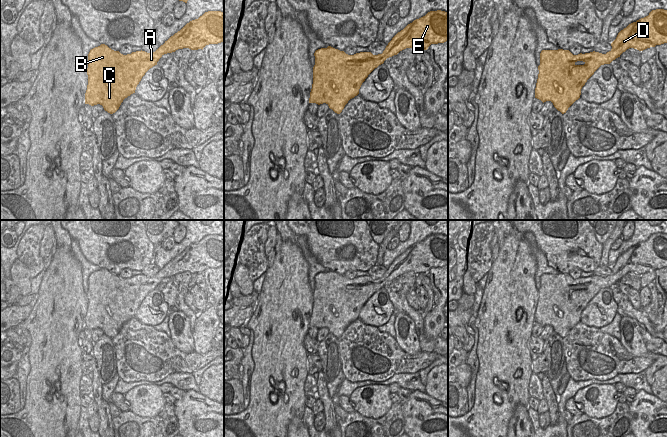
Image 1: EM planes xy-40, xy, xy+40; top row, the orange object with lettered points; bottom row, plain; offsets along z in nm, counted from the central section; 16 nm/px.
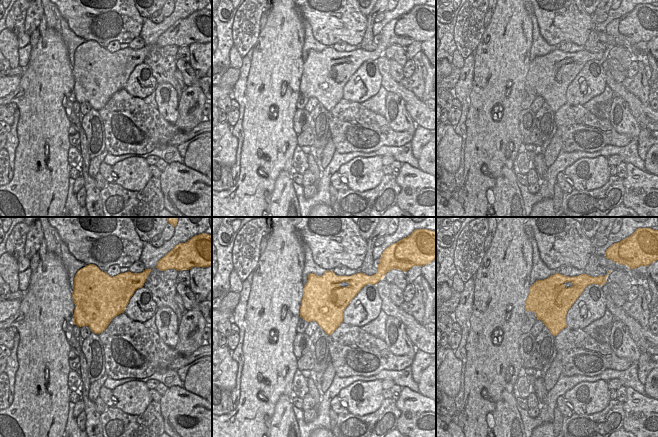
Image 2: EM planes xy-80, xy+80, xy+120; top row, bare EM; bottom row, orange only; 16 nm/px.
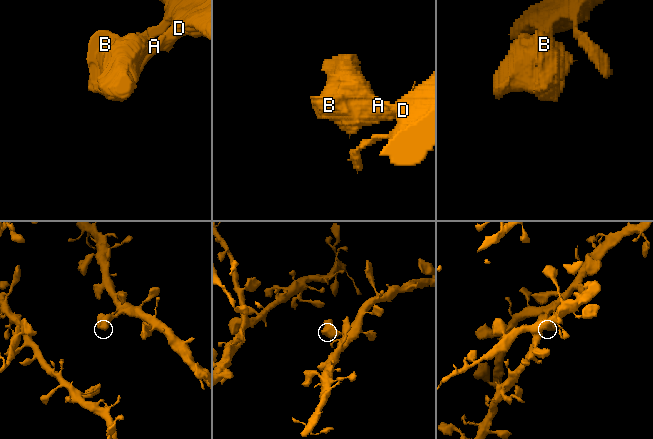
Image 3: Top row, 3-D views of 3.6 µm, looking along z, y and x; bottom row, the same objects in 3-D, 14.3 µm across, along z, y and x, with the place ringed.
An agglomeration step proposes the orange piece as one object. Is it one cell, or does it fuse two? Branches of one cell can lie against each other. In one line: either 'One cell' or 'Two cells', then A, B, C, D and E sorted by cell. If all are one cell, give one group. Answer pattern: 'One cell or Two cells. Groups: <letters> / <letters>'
One cell. Groups: A B C D E

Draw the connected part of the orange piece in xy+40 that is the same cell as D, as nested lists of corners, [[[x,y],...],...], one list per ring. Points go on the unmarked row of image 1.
[[[652,234],[648,240],[629,248],[621,254],[616,263],[611,267],[612,273],[606,278],[590,276],[573,279],[569,274],[542,274],[540,277],[539,298],[535,312],[535,322],[543,327],[551,325],[554,331],[562,338],[580,322],[581,313],[594,296],[604,288],[613,284],[629,272],[643,275],[656,269],[667,267],[667,234]]]

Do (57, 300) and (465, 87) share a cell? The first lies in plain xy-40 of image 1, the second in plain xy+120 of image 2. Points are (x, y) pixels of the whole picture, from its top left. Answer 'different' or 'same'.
different

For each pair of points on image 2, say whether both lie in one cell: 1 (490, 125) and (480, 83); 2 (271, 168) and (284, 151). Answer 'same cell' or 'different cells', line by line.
1: same cell
2: same cell

